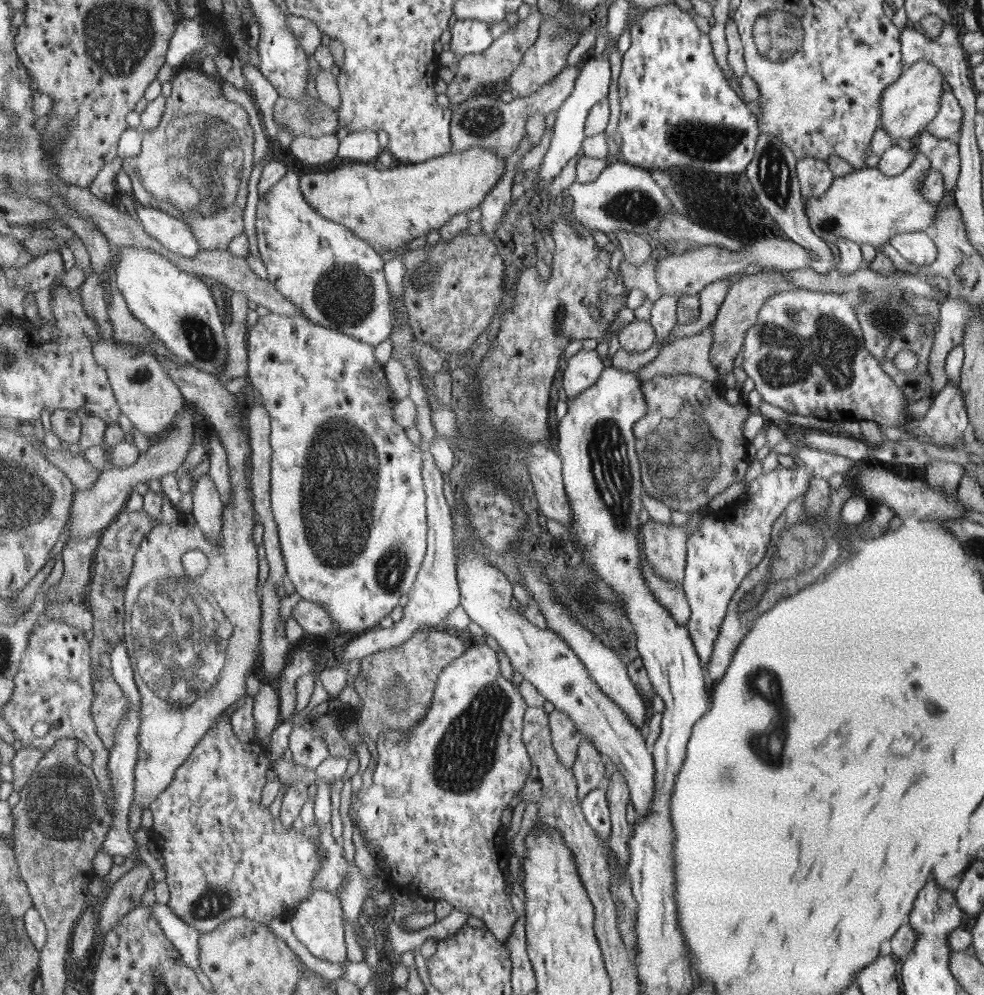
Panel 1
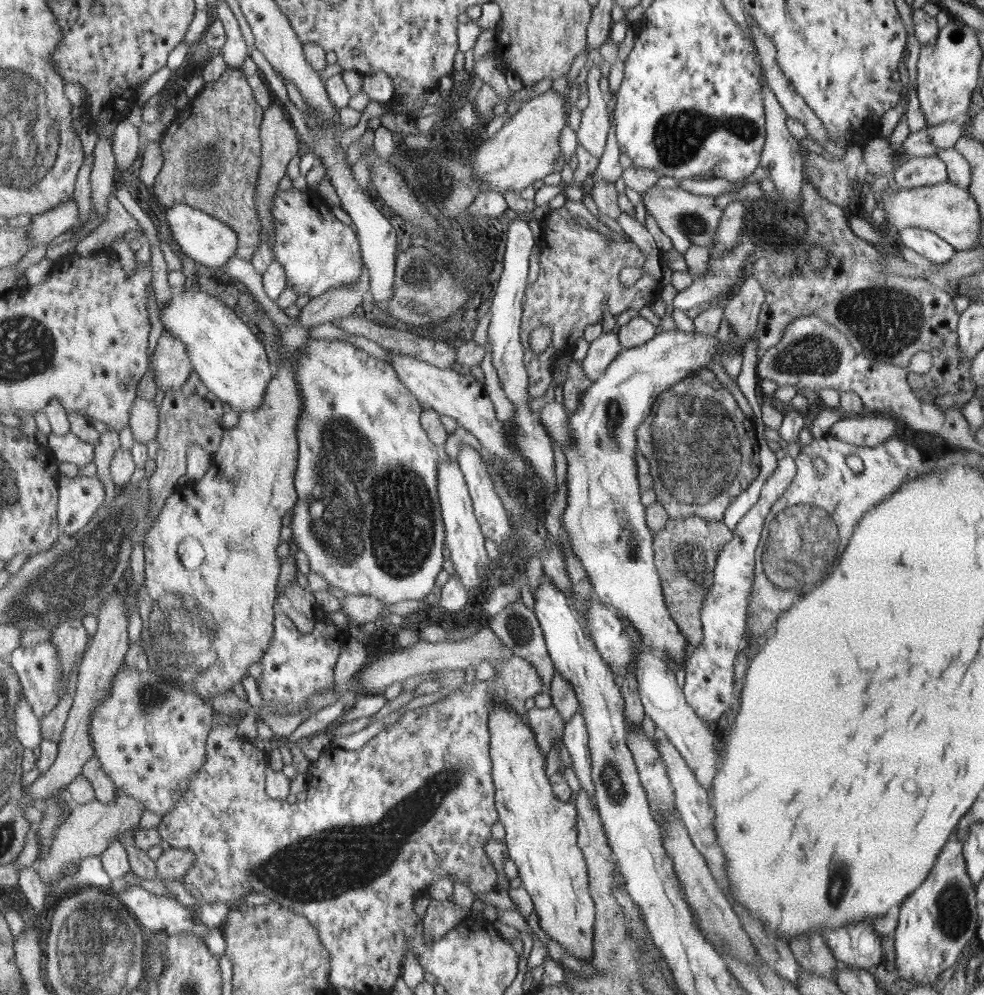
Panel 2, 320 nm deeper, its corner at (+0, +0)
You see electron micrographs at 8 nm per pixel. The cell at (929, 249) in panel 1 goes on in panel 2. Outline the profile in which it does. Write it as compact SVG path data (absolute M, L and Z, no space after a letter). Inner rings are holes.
M906 227L899 233L899 245L912 248L932 263L943 263L954 256L955 248L935 232L920 227Z

